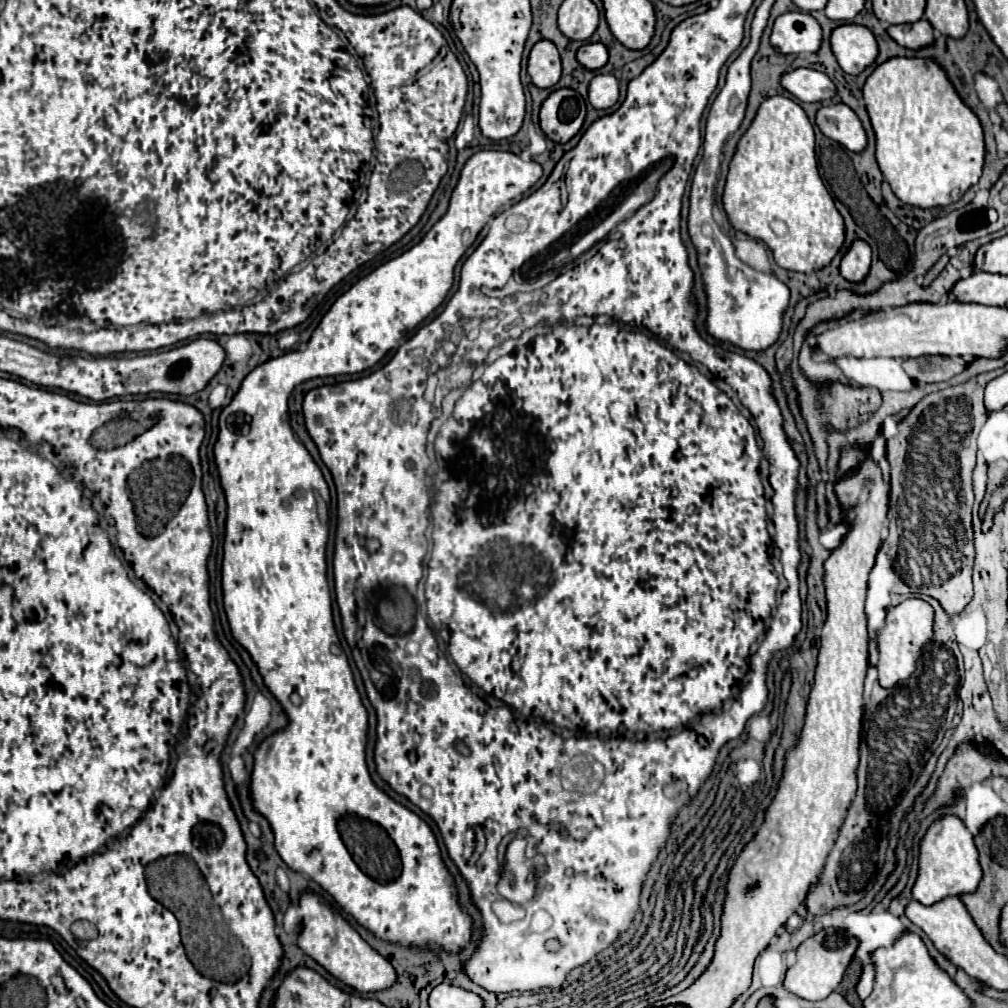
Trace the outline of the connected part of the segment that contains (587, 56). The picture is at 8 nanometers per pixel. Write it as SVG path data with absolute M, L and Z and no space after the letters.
M584 43L576 51L576 59L586 69L600 69L608 61L608 49L602 43Z

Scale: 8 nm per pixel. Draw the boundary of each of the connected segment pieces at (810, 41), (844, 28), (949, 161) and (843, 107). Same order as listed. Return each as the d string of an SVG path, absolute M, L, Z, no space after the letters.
M790 11L776 17L770 43L780 53L808 55L818 51L822 41L822 29L818 21L804 11Z
M846 23L836 27L830 35L830 45L840 67L850 75L858 75L878 55L876 39L864 25Z
M892 57L878 65L864 83L864 103L876 133L876 159L894 195L912 207L944 207L978 183L984 165L984 131L976 113L962 101L946 71L924 57Z
M846 103L820 107L816 113L816 125L826 137L834 139L836 143L844 145L850 151L860 153L866 147L864 127L856 113Z

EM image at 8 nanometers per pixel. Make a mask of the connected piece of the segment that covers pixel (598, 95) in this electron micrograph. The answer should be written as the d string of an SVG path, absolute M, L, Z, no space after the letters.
M598 73L588 87L588 99L596 109L608 109L618 101L618 81L612 73Z

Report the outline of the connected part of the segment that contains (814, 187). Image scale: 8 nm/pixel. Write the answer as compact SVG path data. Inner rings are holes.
M774 95L762 101L754 121L736 145L734 157L728 167L722 205L730 225L736 231L746 233L748 237L764 241L772 249L774 261L788 271L818 271L826 267L838 253L844 243L844 221L818 173L812 123L794 99Z

